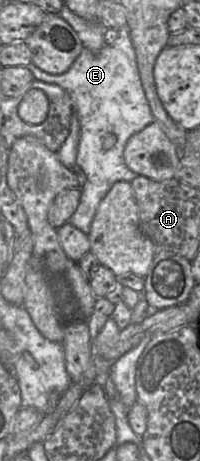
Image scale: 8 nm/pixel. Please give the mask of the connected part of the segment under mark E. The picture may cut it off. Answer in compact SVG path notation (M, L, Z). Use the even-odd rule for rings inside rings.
M128 25L118 30L118 37L112 44L104 45L98 52L82 47L76 60L62 74L49 74L33 63L26 67L35 80L62 87L70 95L73 113L76 112L78 116L80 137L76 163L84 171L87 180L81 189L78 207L68 223L87 235L100 202L113 184L118 181L131 183L139 176L126 166L124 148L132 135L154 121L141 83ZM110 133L117 136L117 142L111 149L104 150L103 138Z

